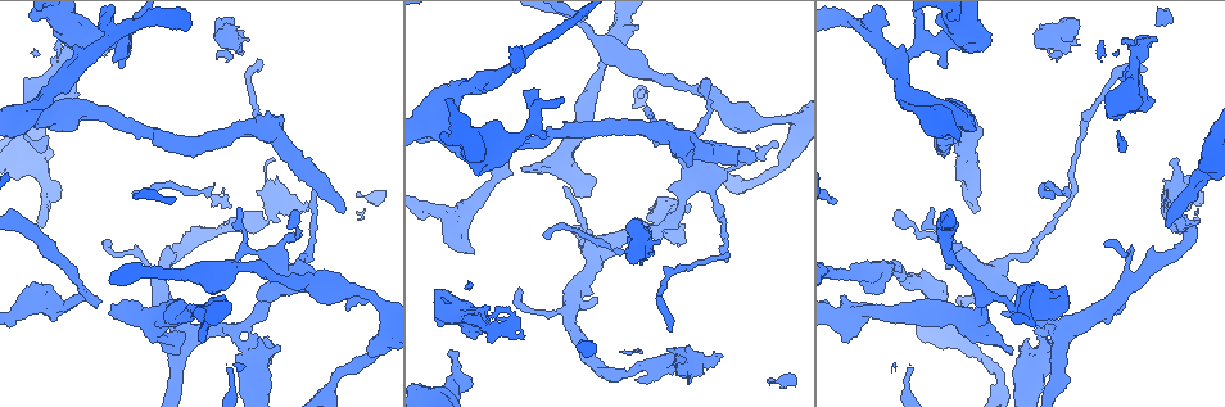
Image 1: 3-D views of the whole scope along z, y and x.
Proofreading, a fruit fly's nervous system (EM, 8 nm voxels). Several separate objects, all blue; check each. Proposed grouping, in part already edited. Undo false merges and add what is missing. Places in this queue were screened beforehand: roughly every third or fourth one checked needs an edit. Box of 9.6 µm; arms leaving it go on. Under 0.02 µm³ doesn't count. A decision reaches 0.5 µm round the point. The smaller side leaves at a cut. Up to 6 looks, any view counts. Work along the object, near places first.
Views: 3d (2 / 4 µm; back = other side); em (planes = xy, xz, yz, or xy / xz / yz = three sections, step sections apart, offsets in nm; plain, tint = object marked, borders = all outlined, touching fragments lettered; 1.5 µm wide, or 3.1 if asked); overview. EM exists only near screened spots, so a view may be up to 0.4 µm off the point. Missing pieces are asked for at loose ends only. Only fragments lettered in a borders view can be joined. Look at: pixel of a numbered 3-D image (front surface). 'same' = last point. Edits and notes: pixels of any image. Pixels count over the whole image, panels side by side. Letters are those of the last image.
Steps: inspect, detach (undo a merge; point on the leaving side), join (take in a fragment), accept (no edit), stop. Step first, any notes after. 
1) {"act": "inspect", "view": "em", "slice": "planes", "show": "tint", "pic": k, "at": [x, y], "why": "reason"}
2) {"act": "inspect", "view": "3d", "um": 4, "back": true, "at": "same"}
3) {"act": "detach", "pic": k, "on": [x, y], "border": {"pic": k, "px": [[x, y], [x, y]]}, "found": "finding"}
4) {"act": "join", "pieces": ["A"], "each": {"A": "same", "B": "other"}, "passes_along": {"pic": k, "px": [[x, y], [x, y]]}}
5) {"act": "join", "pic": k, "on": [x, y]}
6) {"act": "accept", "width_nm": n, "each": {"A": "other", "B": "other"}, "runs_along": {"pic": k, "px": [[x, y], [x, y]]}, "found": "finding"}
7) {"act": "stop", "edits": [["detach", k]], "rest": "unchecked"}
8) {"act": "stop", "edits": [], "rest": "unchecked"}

{"act": "inspect", "view": "3d", "um": 4, "back": true, "pic": 1, "at": [545, 138], "why": "free end"}

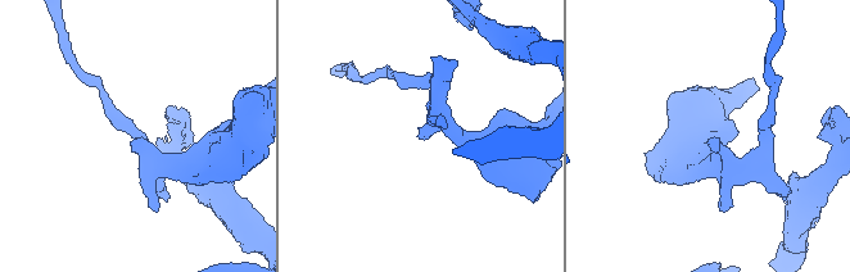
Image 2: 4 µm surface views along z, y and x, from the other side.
{"act": "inspect", "view": "em", "slice": "planes", "show": "borders", "pic": 2, "at": [130, 141]}

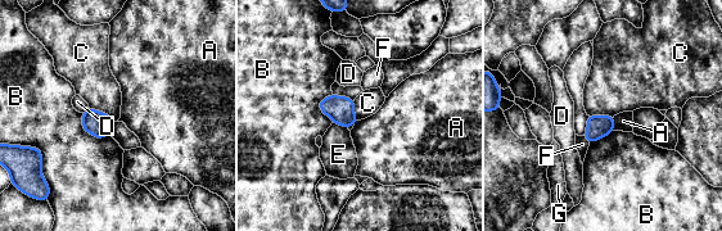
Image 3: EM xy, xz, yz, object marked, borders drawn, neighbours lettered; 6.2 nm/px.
{"act": "accept", "width_nm": 140, "each": {"A": "other", "B": "other", "C": "other", "D": "other", "E": "other", "F": "other", "G": "other"}, "border": {"pic": 3, "px": [[89, 107], [104, 112], [116, 121]]}, "found": "none of them fits"}

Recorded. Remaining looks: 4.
{"act": "inspect", "view": "3d", "um": 4, "back": true, "pic": 1, "at": [840, 303], "why": "branch stops here"}

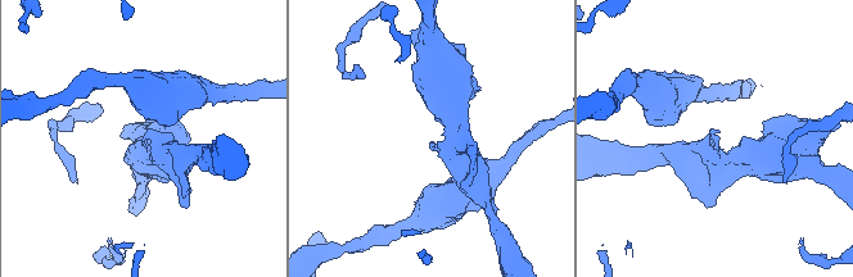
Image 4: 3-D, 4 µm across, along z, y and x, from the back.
{"act": "inspect", "view": "em", "slice": "yz", "step": 8, "show": "borders", "pic": 4, "at": [145, 139], "arm_widths_nm": [240, 320], "why": "now the EM"}

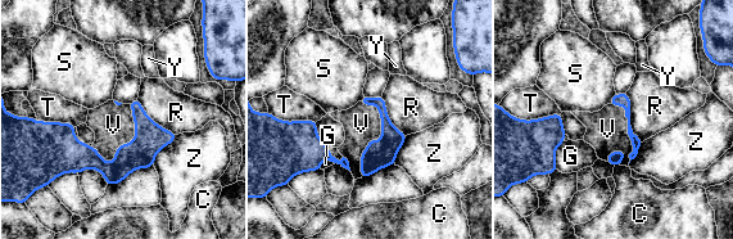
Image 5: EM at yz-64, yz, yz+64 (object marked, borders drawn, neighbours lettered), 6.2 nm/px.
{"act": "inspect", "view": "em", "slice": "planes", "show": "borders", "at": "same", "why": "another direction"}

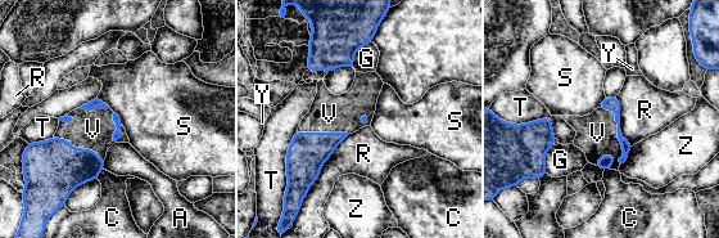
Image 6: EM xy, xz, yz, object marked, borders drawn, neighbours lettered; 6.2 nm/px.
{"act": "join", "pieces": ["V"], "each": {"A": "other", "C": "other", "G": "other", "R": "other", "S": "other", "T": "other", "V": "same", "Y": "other", "Z": "other"}, "found": "it goes on there"}

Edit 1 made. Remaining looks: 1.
{"act": "stop", "edits": [["join", 6]], "rest": "unchecked"}

